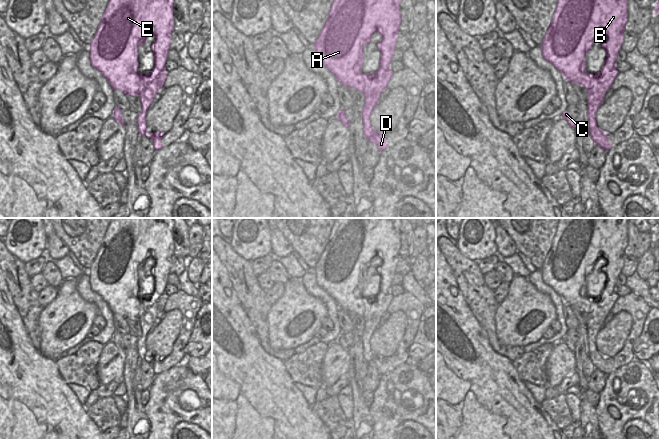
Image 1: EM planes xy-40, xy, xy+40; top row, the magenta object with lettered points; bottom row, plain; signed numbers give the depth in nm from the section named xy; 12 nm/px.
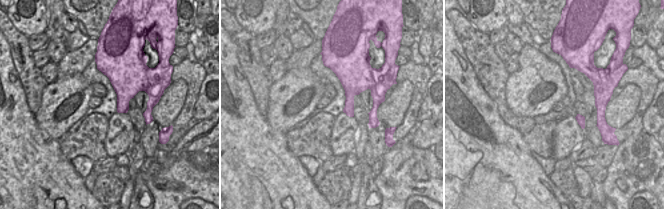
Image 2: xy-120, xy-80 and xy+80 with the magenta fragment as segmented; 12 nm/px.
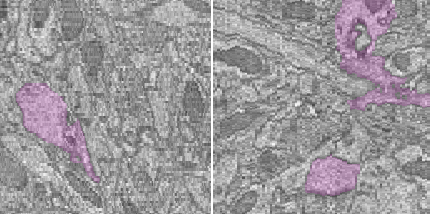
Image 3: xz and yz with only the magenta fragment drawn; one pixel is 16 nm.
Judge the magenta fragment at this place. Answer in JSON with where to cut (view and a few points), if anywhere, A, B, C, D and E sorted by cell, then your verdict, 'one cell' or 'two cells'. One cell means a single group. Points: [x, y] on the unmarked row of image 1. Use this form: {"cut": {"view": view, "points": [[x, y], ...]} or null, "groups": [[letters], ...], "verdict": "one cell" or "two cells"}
{"cut": {"view": "xy-40", "points": [[164, 292], [156, 296], [138, 318]]}, "groups": [["A", "B", "C", "E"], ["D"]], "verdict": "two cells"}

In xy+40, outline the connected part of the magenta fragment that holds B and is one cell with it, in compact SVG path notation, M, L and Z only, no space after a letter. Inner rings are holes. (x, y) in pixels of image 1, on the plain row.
M559 218L553 243L540 269L543 282L553 288L567 305L578 307L586 314L592 312L592 306L597 304L602 297L607 297L615 292L615 285L621 274L623 256L627 246L627 222L627 218ZM600 257L607 260L607 264L601 268L601 271L606 274L603 291L597 297L588 297L586 295L586 278Z

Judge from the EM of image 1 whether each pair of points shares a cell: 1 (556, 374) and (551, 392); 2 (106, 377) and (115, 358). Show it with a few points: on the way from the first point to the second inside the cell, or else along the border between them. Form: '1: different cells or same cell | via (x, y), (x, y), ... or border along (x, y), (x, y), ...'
1: different cells | border along (546, 386), (555, 387)
2: same cell | via (107, 372), (111, 363)

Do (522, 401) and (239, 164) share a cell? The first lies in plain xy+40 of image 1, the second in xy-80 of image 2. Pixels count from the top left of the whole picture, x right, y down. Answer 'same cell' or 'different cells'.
same cell

